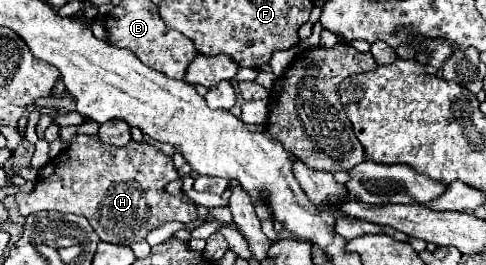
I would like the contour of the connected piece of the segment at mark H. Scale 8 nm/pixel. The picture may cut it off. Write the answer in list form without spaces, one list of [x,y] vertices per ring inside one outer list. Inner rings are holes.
[[[78,134],[72,138],[70,148],[60,152],[56,158],[52,158],[40,172],[36,188],[28,194],[16,194],[16,202],[22,216],[28,216],[32,212],[40,210],[58,210],[58,212],[72,212],[78,216],[86,216],[90,220],[90,226],[100,236],[102,242],[130,246],[134,242],[142,242],[148,232],[156,230],[158,226],[166,222],[192,222],[198,218],[196,206],[192,202],[182,202],[180,196],[166,196],[164,184],[174,180],[176,168],[172,164],[172,158],[160,152],[150,142],[130,142],[126,148],[106,148],[106,144],[98,144],[96,136]]]

